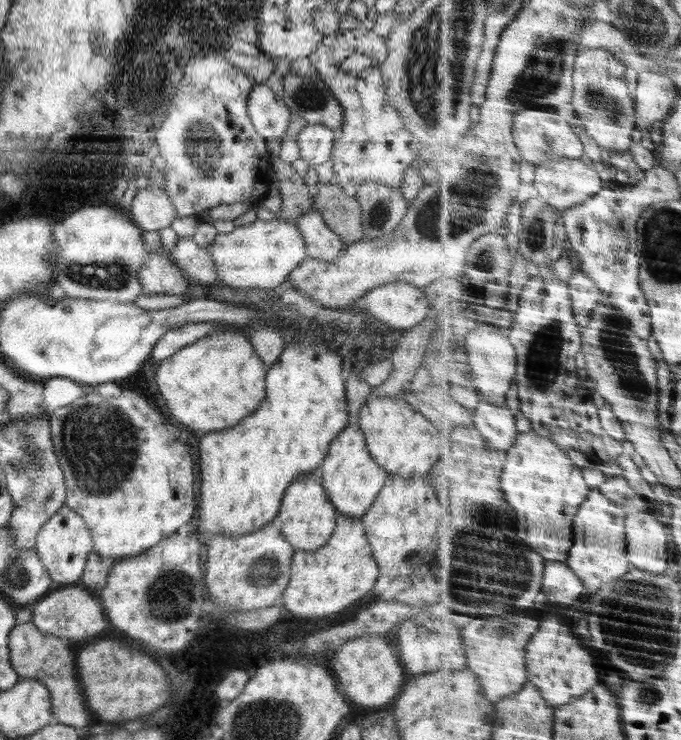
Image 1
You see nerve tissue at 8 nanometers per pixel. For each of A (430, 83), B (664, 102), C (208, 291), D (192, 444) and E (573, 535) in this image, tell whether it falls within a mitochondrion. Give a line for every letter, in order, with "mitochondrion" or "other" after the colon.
A: mitochondrion
B: other
C: other
D: other
E: other

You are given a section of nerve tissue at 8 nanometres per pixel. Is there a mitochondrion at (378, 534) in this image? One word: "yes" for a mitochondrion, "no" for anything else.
no

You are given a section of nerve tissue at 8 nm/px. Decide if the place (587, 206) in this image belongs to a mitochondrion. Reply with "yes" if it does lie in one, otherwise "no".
no

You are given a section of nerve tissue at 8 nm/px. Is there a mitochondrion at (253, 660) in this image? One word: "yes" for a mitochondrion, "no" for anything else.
no

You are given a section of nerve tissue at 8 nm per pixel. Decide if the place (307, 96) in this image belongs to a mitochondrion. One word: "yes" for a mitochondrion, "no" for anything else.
yes

